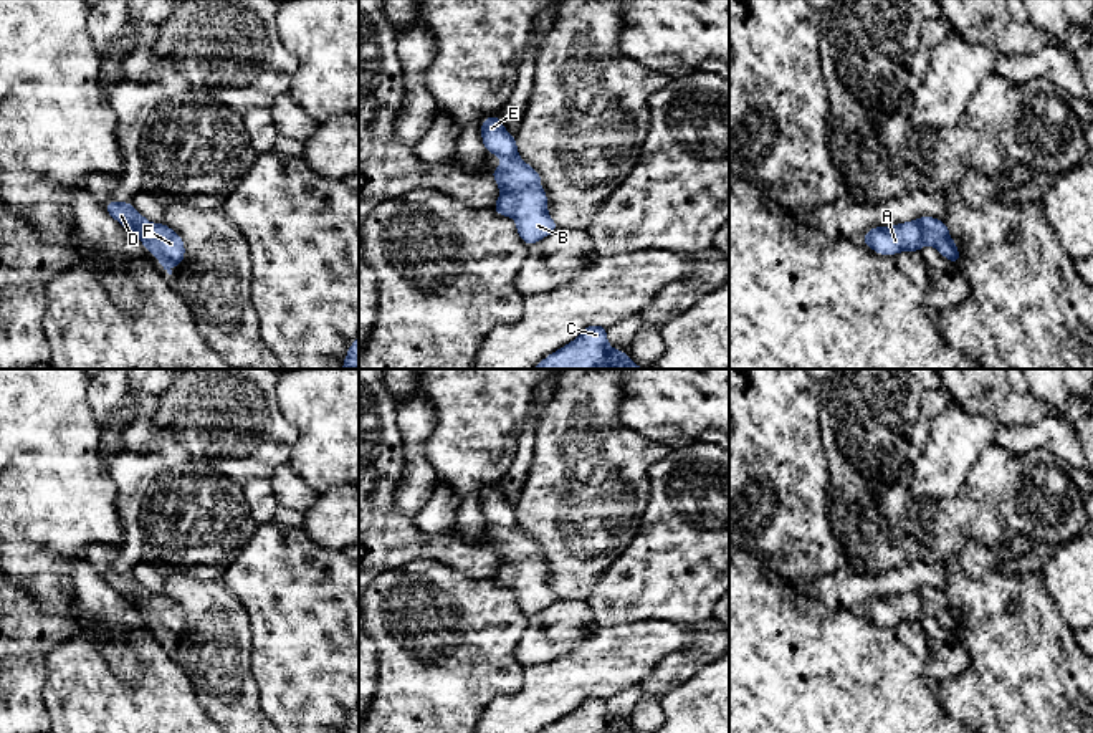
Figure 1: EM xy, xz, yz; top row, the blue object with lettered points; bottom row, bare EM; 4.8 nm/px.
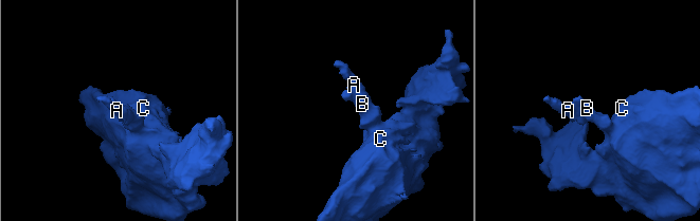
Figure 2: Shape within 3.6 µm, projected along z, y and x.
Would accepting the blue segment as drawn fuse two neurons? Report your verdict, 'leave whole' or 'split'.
leave whole

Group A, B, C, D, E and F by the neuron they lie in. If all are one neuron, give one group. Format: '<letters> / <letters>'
A B C D E F

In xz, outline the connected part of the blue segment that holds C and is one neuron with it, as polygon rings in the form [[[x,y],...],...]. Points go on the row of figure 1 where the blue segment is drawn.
[[[589,324],[564,347],[551,352],[532,369],[647,369],[633,364],[628,351],[615,351],[607,339],[607,328]]]

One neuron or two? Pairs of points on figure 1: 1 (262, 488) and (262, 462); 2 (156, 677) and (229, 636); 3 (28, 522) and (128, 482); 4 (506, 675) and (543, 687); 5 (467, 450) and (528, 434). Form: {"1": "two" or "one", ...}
{"1": "two", "2": "two", "3": "two", "4": "two", "5": "two"}

